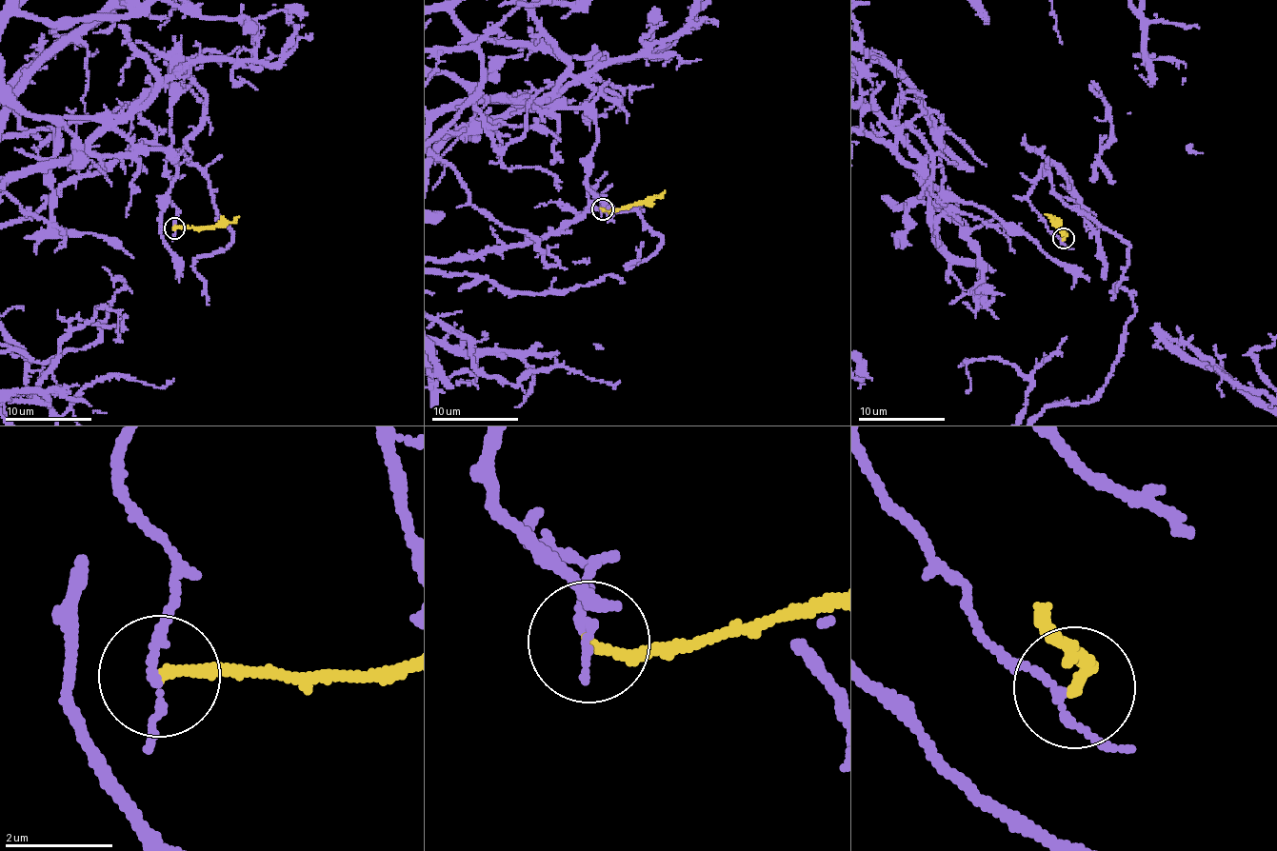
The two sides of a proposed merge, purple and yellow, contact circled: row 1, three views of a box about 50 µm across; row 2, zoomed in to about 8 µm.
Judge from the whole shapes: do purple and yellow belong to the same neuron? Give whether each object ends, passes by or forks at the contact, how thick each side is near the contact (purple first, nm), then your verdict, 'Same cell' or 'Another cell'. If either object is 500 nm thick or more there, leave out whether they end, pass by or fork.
At the ring purple passes by. At the ring yellow ends. Thickness 130 nm (purple) against 200 nm. Another cell

